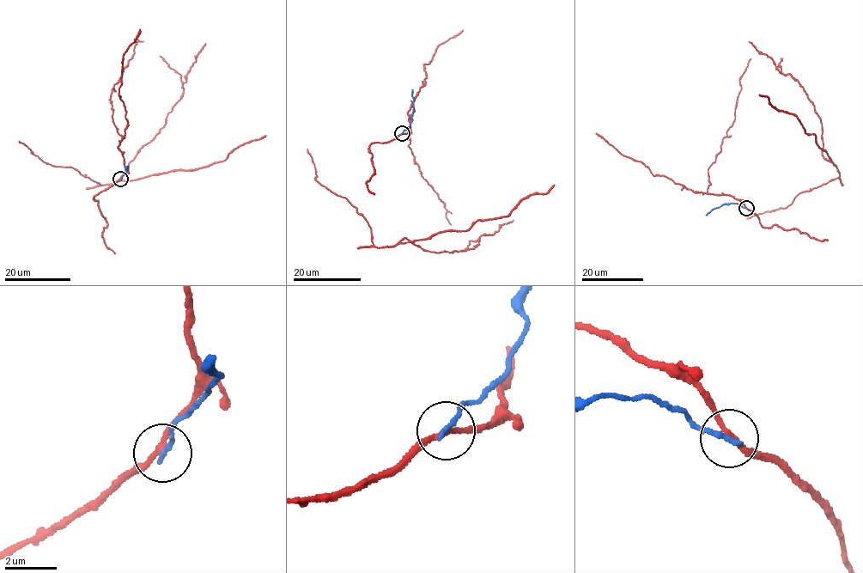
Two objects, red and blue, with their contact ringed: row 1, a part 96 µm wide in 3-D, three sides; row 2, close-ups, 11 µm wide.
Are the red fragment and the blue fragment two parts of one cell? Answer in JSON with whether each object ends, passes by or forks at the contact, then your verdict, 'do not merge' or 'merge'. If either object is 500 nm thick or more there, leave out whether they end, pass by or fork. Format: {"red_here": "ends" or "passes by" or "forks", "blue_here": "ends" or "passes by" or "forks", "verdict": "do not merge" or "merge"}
{"red_here": "passes by", "blue_here": "ends", "verdict": "do not merge"}

